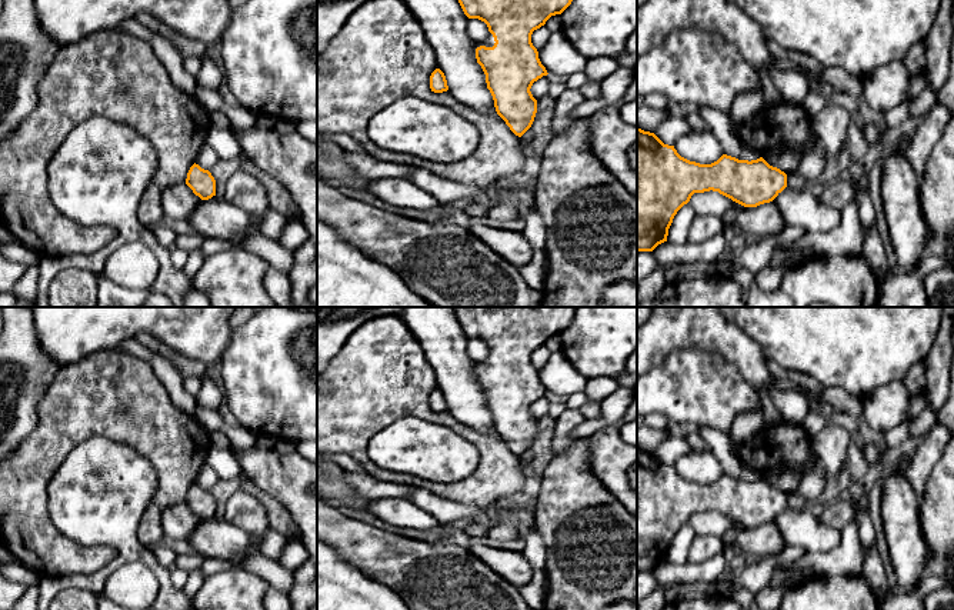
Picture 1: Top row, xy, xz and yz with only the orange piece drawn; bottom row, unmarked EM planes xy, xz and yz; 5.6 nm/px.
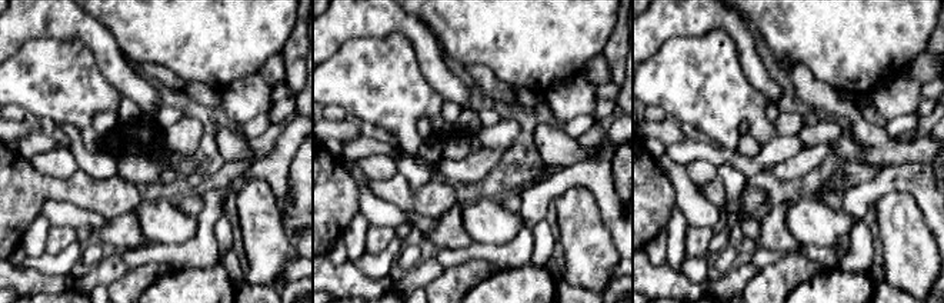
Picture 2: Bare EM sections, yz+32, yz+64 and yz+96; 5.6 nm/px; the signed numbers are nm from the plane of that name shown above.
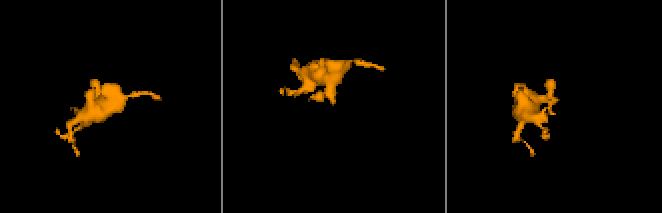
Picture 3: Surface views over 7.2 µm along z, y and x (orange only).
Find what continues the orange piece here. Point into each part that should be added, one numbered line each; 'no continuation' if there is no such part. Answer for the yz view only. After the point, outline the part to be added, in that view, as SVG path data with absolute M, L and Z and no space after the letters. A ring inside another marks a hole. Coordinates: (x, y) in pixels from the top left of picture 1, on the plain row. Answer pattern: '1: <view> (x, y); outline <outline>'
no continuation

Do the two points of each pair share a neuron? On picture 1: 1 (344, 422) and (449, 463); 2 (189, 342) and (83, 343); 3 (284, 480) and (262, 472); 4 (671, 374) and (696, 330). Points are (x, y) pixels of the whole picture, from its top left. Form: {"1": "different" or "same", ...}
{"1": "different", "2": "same", "3": "same", "4": "different"}

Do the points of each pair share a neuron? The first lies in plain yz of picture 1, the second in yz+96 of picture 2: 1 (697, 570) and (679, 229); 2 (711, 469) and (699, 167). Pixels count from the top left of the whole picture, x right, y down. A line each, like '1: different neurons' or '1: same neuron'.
1: different neurons
2: same neuron

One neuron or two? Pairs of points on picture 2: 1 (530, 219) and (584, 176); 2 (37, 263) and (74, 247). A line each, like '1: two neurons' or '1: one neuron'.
1: one neuron
2: one neuron

